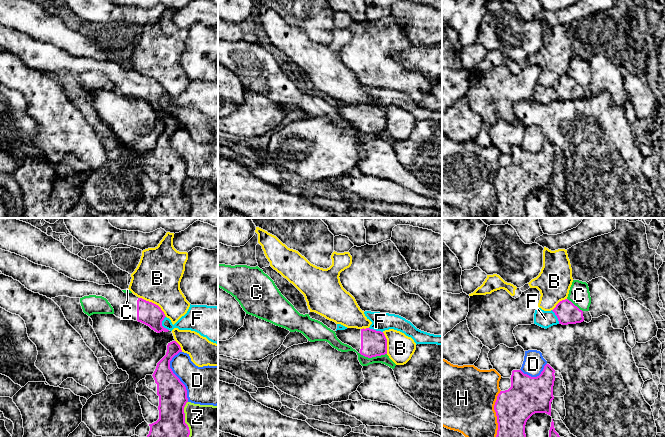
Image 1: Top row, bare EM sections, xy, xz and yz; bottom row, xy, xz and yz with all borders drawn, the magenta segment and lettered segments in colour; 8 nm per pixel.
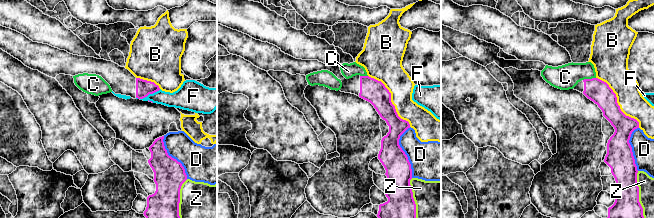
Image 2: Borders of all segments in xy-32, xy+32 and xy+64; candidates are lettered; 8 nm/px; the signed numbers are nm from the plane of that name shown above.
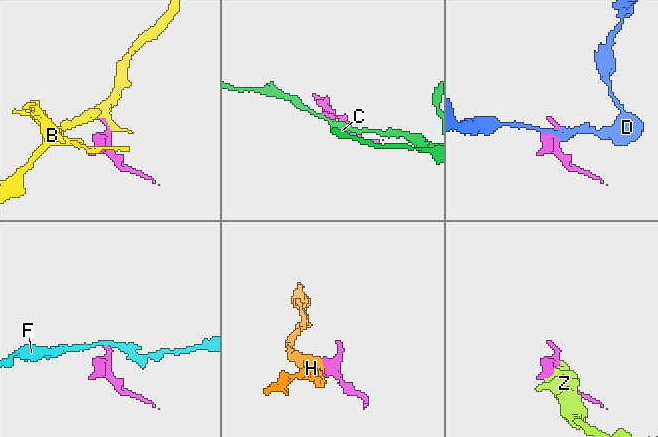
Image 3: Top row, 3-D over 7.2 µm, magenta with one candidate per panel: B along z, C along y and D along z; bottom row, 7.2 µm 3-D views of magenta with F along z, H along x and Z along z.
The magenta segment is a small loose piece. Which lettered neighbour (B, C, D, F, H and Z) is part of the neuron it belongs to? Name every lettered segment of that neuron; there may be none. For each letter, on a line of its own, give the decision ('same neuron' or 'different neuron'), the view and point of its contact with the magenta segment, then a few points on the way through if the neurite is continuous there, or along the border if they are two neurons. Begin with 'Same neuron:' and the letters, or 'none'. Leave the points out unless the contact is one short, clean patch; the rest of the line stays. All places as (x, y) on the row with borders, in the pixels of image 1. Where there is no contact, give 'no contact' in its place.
Same neuron: none
B: different neuron | xy (153, 303)
C: different neuron | xz (373, 356) | along xz (359, 352), (368, 357), (386, 354)
D: different neuron | xy (176, 376)
F: different neuron | xy (161, 324) | along xy (165, 316), (162, 325), (168, 330)
H: different neuron | yz (496, 413)
Z: different neuron | xy (184, 419)

